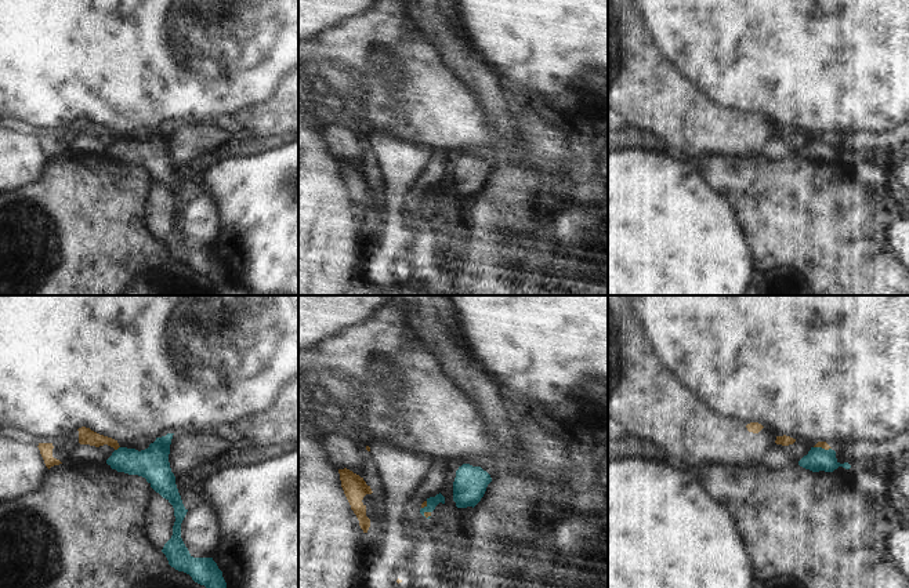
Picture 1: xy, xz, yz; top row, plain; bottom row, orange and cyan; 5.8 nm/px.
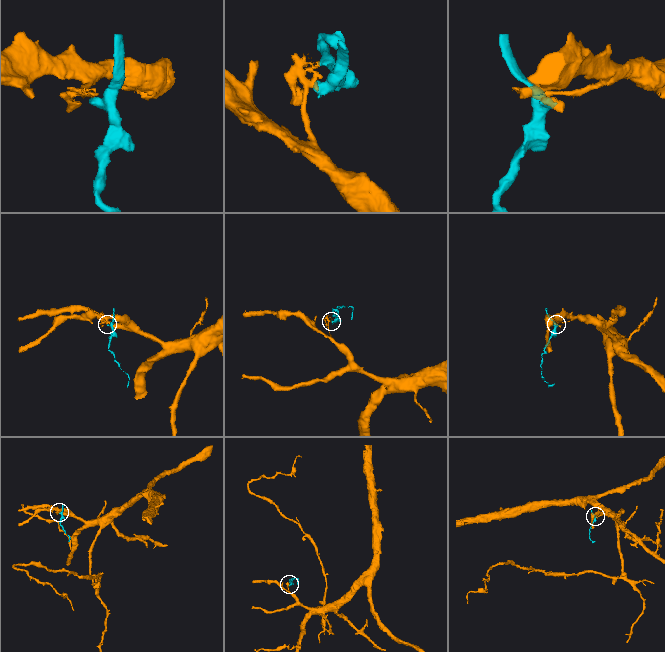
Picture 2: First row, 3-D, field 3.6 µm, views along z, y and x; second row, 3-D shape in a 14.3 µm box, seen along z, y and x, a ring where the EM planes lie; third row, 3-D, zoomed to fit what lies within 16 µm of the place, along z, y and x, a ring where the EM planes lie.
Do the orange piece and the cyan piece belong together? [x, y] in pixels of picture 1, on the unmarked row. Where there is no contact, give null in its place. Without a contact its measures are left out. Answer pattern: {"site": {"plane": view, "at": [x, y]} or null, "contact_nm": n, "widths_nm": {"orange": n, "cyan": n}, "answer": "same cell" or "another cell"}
{"site": {"plane": "xy", "at": [116, 140]}, "contact_nm": 40, "widths_nm": {"orange": 100, "cyan": 190}, "answer": "another cell"}

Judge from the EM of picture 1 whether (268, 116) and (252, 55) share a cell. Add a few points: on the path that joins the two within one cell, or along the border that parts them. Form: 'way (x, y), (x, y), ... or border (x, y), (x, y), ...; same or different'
border (283, 76), (267, 98), (234, 113); different

